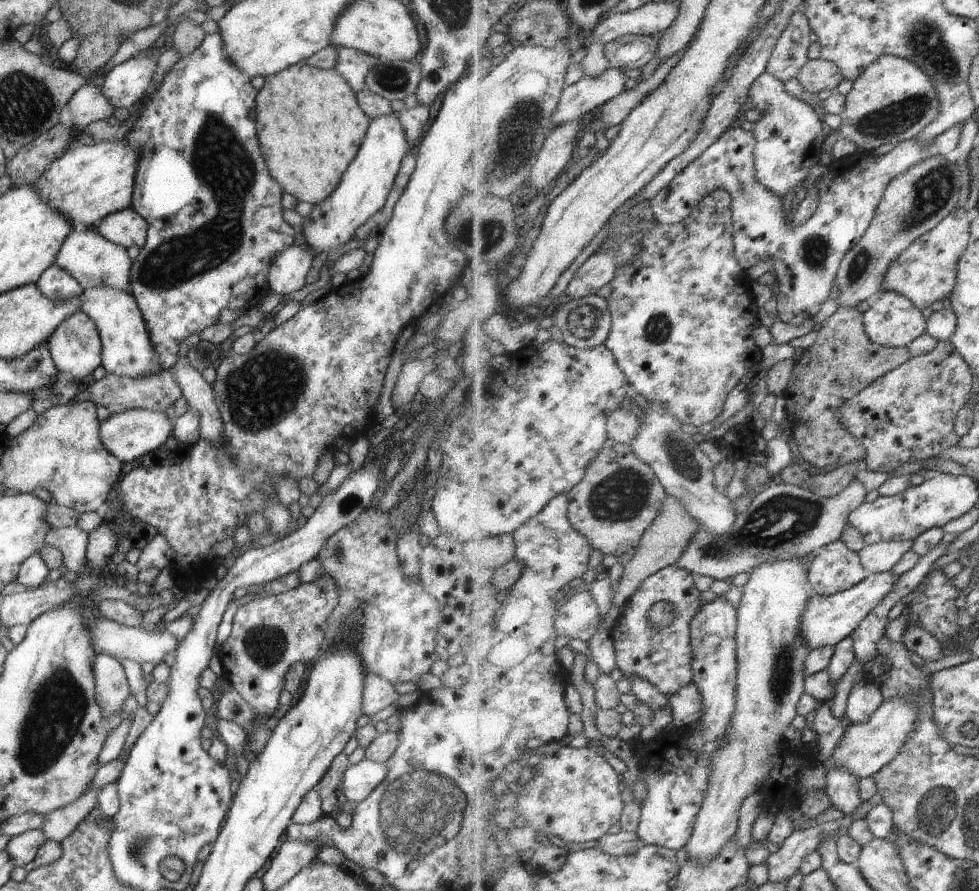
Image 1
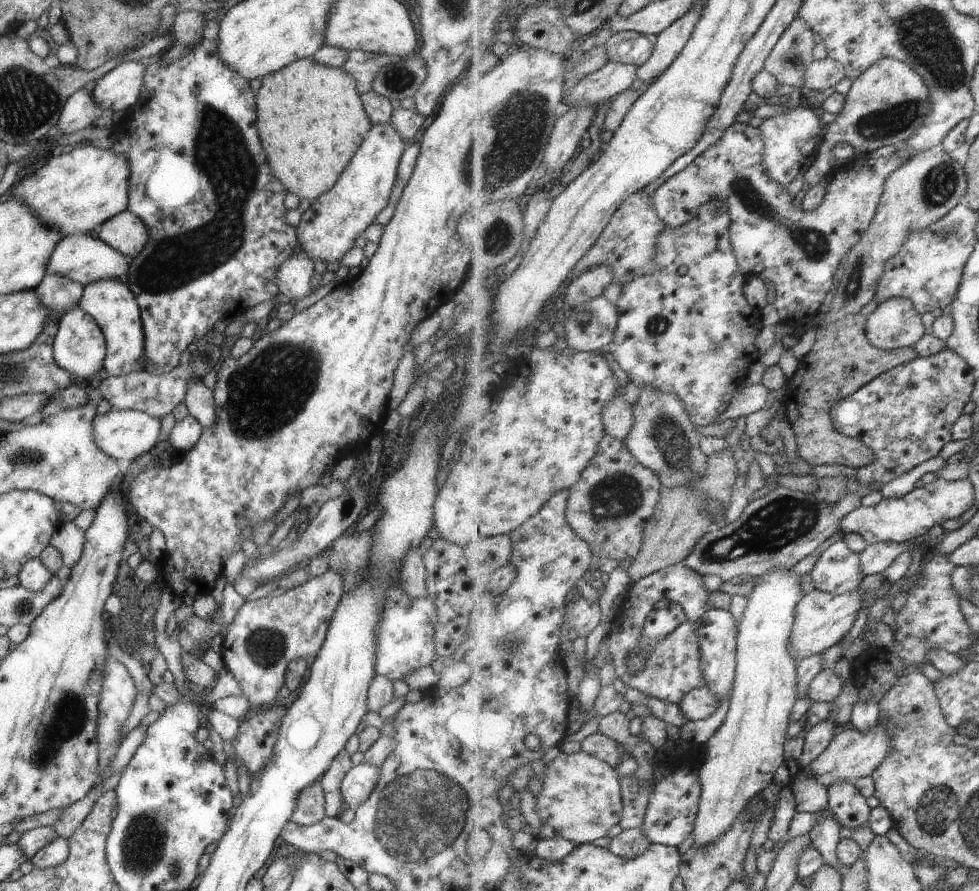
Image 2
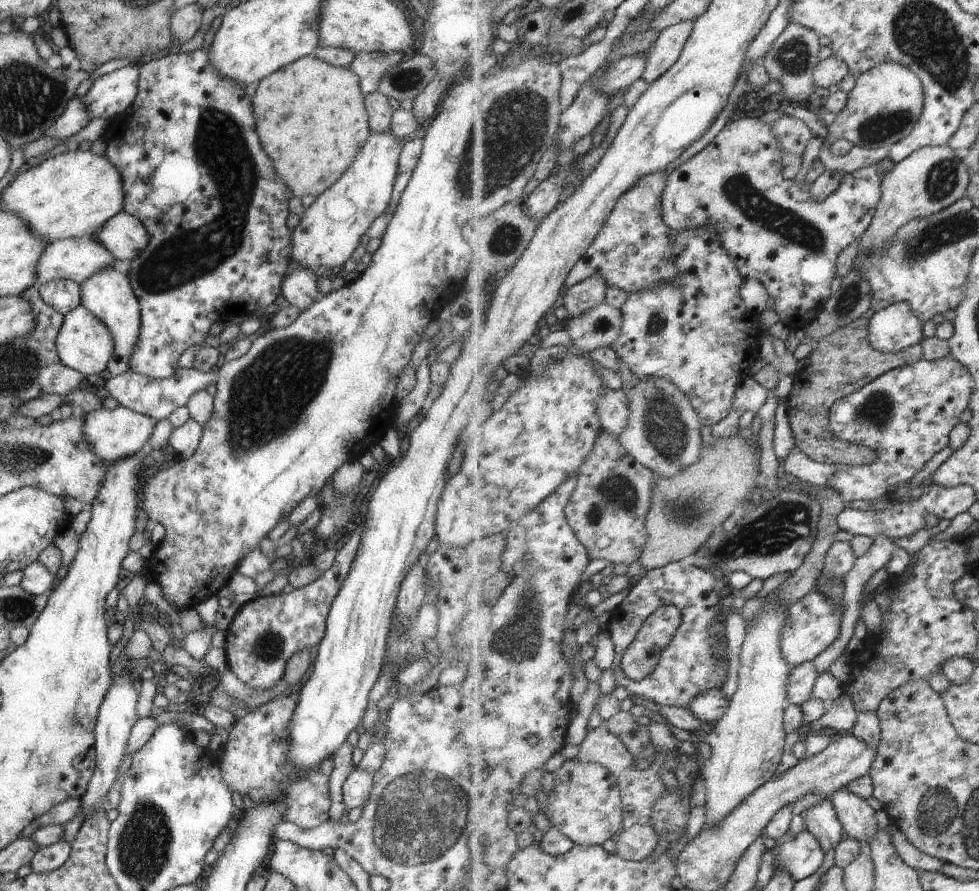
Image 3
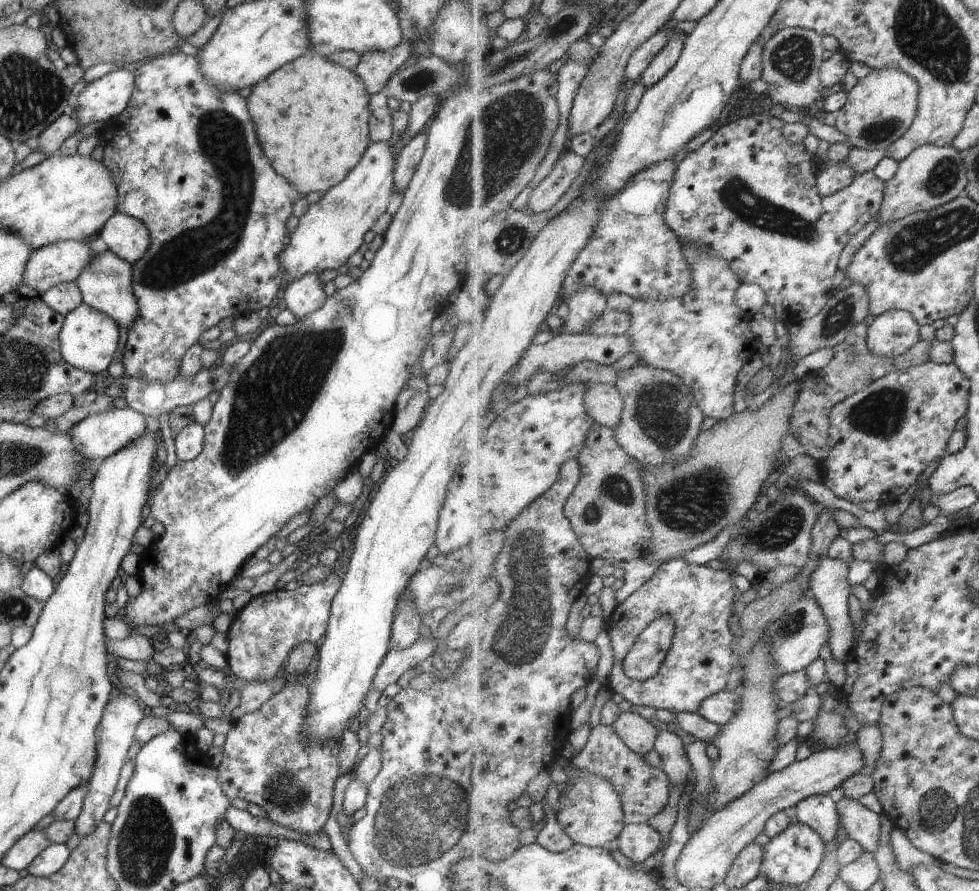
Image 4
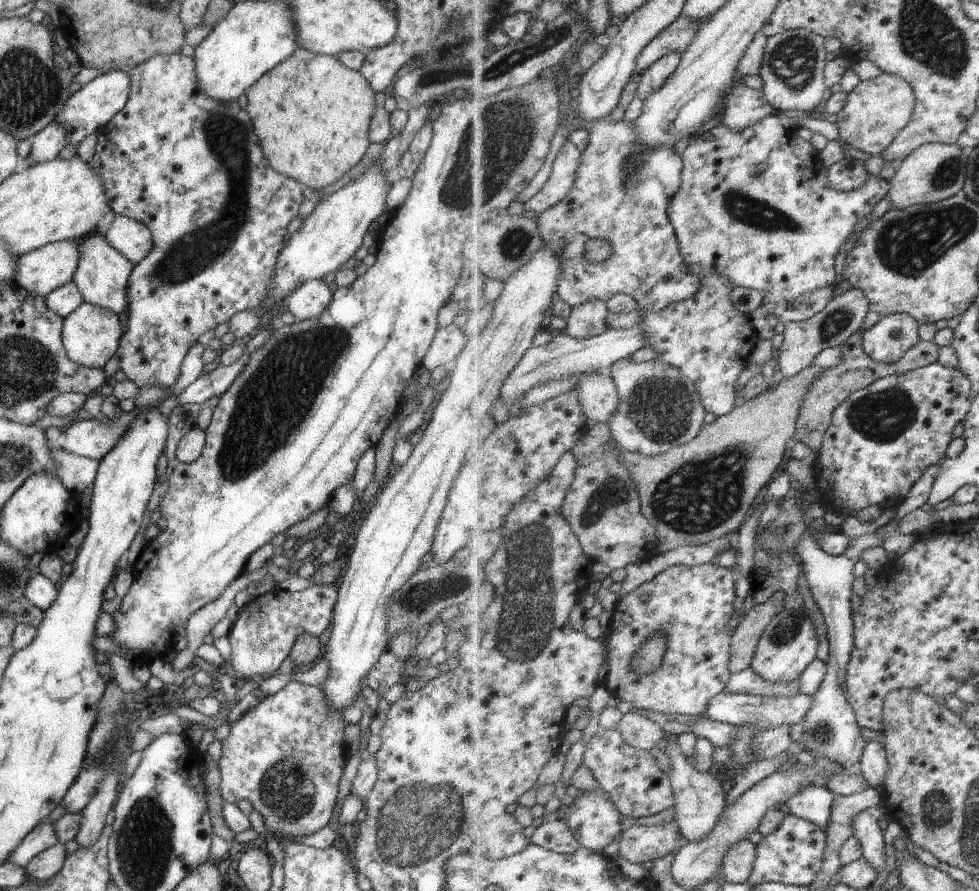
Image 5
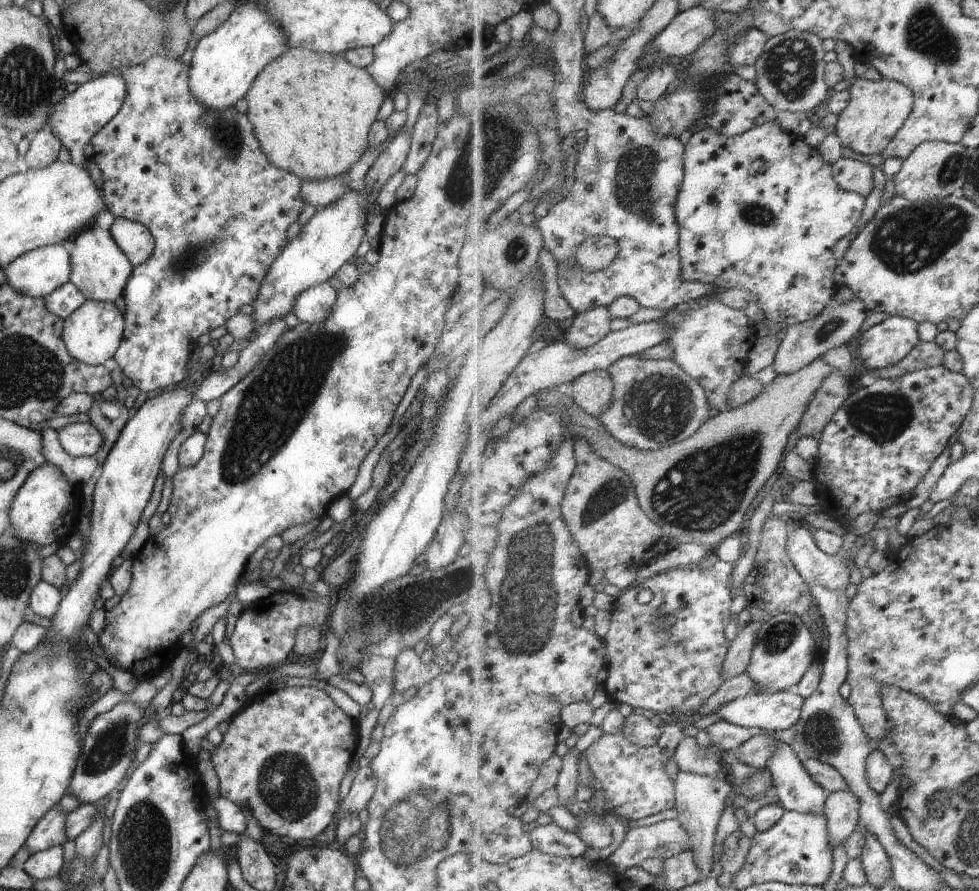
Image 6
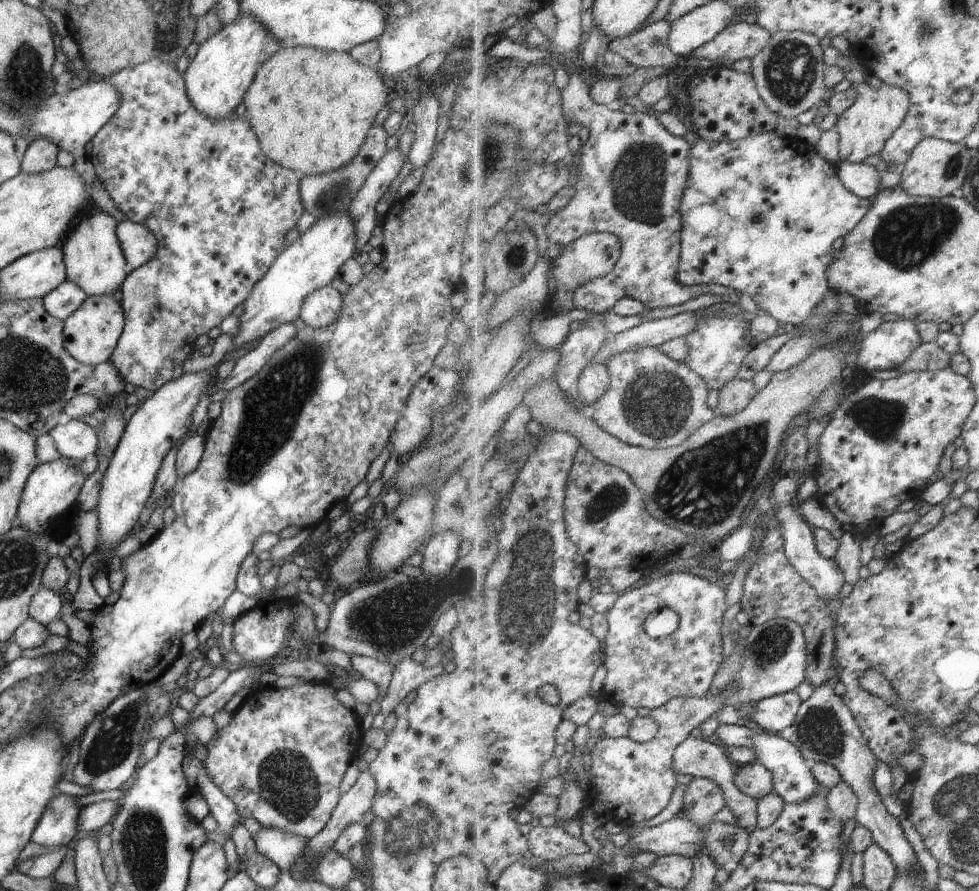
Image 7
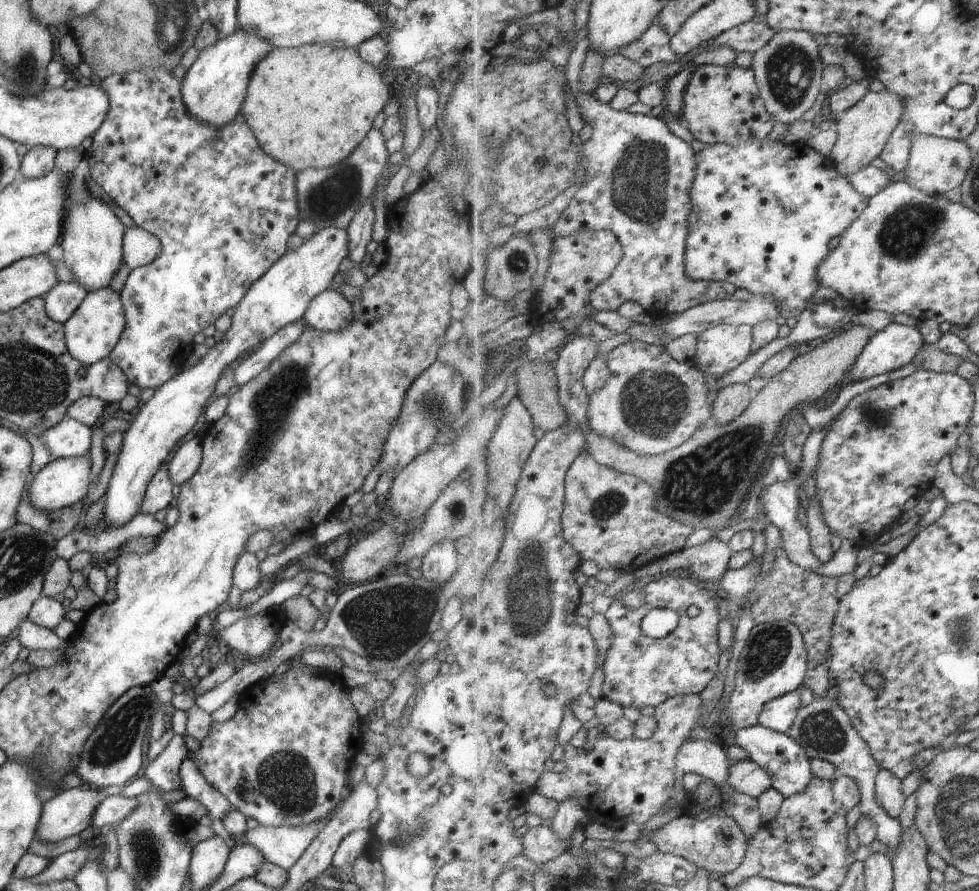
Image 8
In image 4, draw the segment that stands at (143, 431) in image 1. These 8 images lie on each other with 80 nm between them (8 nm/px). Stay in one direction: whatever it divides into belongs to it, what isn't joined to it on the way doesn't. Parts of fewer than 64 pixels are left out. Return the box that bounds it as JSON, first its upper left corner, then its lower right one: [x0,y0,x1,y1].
[68,407,146,459]

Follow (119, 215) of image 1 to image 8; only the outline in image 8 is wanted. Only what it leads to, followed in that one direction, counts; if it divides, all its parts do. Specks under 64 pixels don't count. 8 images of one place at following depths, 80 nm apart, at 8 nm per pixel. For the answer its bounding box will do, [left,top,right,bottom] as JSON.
[122,226,161,270]

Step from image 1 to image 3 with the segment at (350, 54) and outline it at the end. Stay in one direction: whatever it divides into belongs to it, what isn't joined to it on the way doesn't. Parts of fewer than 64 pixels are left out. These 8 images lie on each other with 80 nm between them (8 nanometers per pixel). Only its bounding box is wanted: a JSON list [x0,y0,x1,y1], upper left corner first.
[347,51,402,95]

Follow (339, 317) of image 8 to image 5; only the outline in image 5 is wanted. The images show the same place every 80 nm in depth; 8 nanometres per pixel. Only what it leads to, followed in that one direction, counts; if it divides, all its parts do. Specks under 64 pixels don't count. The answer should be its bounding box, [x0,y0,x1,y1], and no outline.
[285,279,332,320]

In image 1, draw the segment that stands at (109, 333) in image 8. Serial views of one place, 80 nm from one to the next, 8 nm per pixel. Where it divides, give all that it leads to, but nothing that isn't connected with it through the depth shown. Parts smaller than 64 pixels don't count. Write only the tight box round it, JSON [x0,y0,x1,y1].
[47,309,102,378]

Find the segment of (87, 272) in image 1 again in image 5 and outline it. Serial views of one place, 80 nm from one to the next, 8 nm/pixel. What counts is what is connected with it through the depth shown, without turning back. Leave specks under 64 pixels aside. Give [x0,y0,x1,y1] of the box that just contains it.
[12,240,78,297]

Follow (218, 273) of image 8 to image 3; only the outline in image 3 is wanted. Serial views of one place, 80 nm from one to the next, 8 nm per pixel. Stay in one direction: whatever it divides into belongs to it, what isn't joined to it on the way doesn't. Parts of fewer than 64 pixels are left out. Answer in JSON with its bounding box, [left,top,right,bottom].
[100,46,293,379]

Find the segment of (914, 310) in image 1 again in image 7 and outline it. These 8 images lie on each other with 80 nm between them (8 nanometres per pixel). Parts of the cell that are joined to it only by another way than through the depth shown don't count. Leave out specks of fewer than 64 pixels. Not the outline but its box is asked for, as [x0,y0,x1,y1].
[857,319,922,373]

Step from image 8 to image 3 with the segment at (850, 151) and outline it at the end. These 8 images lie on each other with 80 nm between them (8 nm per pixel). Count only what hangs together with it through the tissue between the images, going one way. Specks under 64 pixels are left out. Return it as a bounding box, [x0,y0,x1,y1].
[823,62,924,150]

